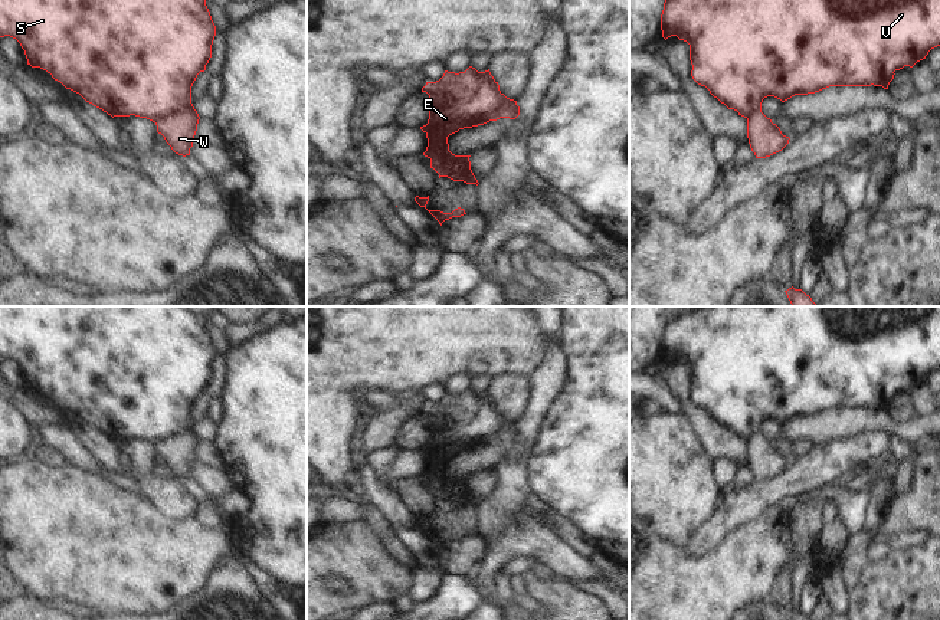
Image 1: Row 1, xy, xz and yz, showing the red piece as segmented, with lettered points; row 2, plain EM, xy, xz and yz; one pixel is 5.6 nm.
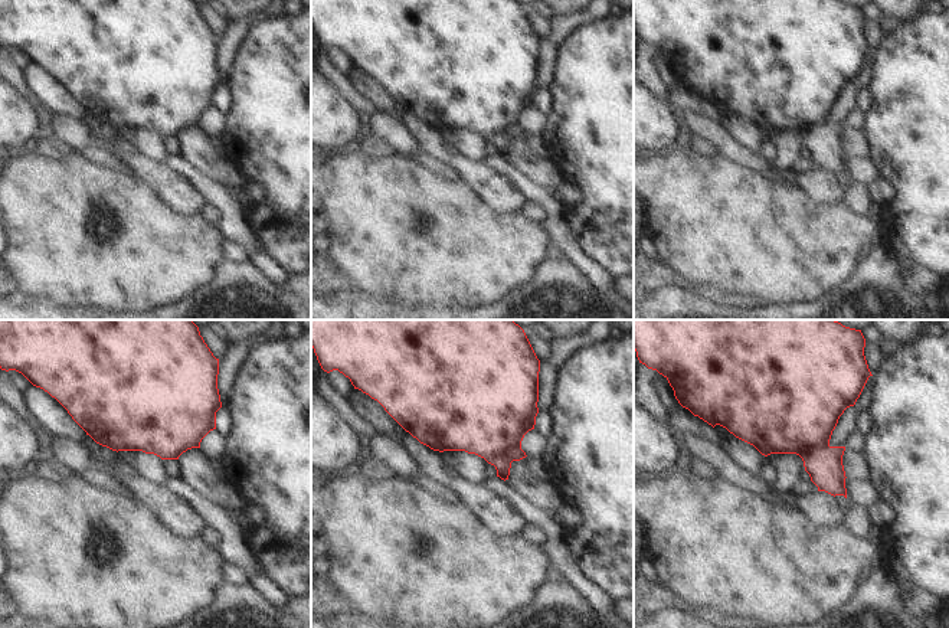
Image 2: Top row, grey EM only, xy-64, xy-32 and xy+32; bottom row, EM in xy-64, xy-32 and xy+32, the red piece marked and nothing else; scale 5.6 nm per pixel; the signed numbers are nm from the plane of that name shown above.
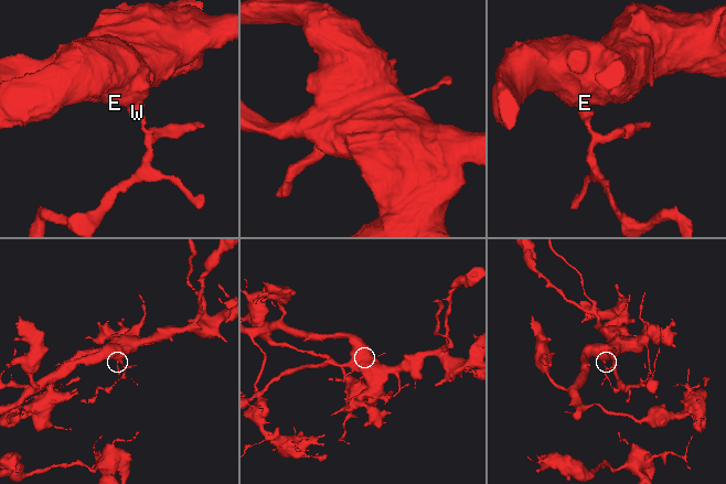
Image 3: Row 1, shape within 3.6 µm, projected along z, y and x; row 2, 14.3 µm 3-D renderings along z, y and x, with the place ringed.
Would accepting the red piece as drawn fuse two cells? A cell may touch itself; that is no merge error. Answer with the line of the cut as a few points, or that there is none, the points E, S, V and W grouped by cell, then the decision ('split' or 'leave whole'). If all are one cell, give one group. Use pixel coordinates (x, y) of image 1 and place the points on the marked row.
xy (193, 107), (170, 114), (156, 122) | E S V / W | split

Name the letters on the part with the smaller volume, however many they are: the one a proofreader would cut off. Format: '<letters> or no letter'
W.

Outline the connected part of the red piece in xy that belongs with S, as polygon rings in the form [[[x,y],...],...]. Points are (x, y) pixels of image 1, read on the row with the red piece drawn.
[[[0,0],[0,37],[16,39],[27,65],[40,68],[66,89],[108,115],[163,121],[193,108],[191,86],[212,58],[216,26],[206,0]]]

